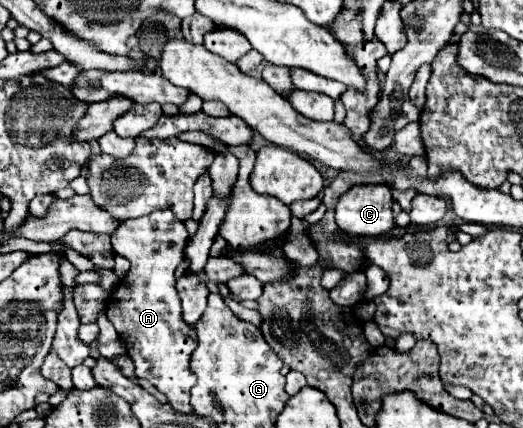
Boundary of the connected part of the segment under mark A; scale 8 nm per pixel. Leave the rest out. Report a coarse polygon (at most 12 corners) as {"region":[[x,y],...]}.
{"region":[[170,210],[126,220],[130,262],[106,306],[136,366],[192,412],[196,330],[174,270],[190,234]]}

